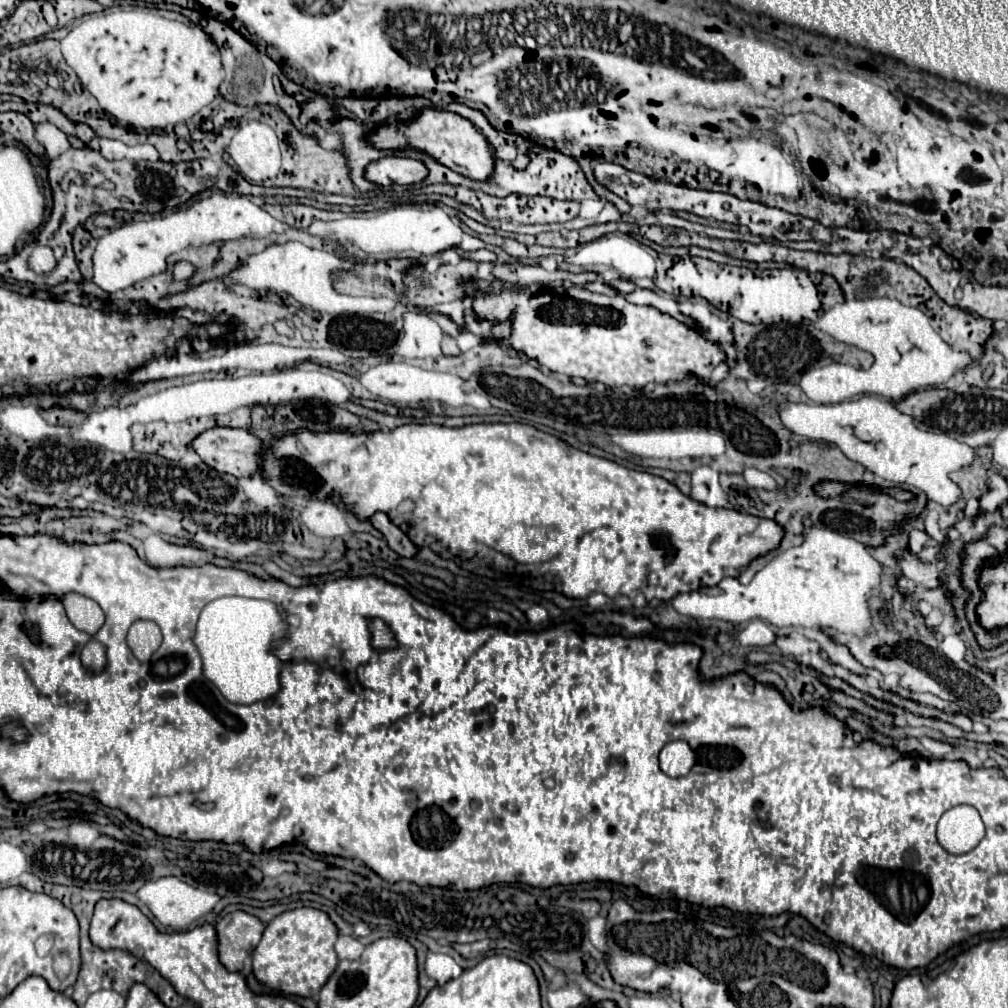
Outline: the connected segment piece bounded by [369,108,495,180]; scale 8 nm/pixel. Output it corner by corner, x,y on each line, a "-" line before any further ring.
427,108
409,124
387,124
387,126
379,128
369,140
377,148
391,148
391,150
417,148
417,150
429,152
437,162
445,164
447,168
451,168
457,174
463,174
471,180
489,180
493,176
493,168
495,168
493,146
477,130
477,126
473,122
465,120
459,114
447,112
447,110

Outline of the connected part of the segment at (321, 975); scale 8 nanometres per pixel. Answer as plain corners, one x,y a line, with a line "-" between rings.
295,908
275,916
253,950
255,978
283,994
315,996
337,968
339,960
333,948
337,936
333,920
315,908

